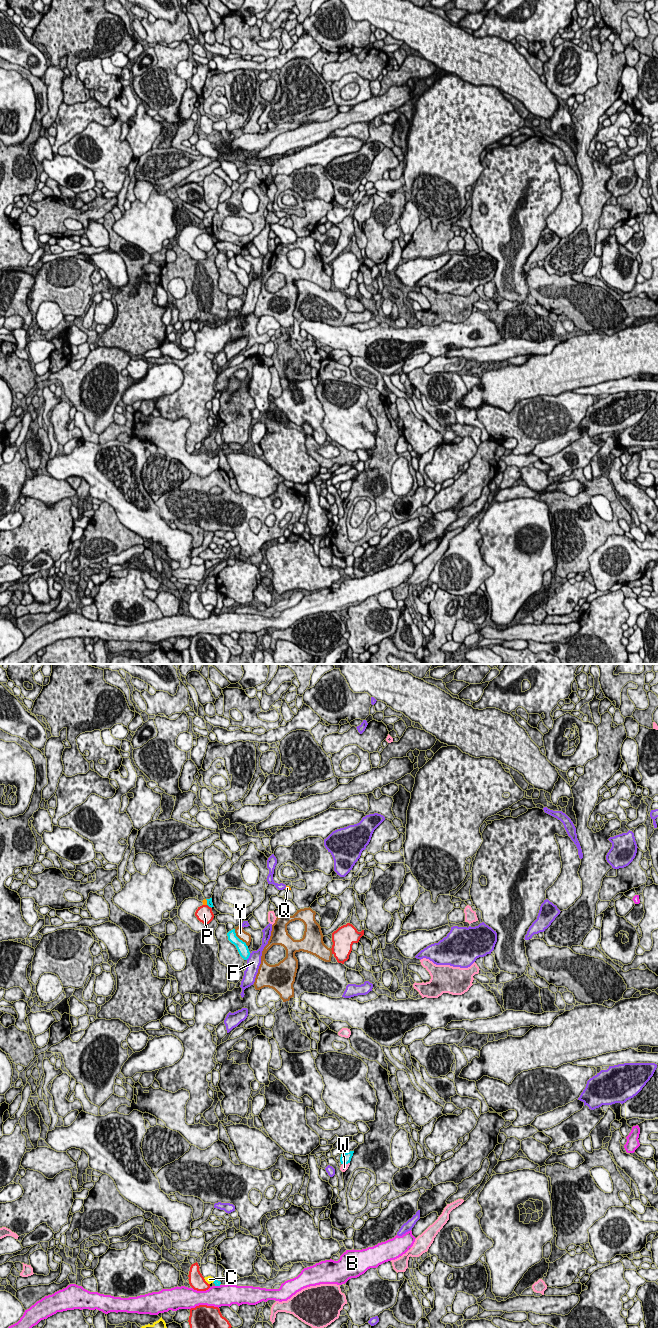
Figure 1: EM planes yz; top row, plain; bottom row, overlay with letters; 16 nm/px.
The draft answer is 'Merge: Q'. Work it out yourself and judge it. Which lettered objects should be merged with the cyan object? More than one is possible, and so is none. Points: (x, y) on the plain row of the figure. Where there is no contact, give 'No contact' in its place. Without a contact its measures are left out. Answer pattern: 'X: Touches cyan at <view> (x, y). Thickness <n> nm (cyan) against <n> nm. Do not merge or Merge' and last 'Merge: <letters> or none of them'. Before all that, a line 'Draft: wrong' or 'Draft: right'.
Draft: wrong
B: Touches cyan at yz (217, 613). Thickness 100 nm (cyan) against 360 nm. Do not merge
C: Touches cyan at yz (214, 609). Thickness 100 nm (cyan) against 120 nm. Do not merge
F: Touches cyan at yz (249, 283). Thickness 170 nm (cyan) against 220 nm. Do not merge
P: Touches cyan at yz (209, 234). Thickness 100 nm (cyan) against 280 nm. Do not merge
Q: Touches cyan at yz (207, 230). Thickness 100 nm (cyan) against 70 nm. Do not merge
W: Touches cyan at yz (345, 491). Thickness 170 nm (cyan) against 120 nm. Do not merge
Y: Touches cyan at yz (238, 266). Thickness 170 nm (cyan) against 160 nm. Do not merge
Merge: none of them

